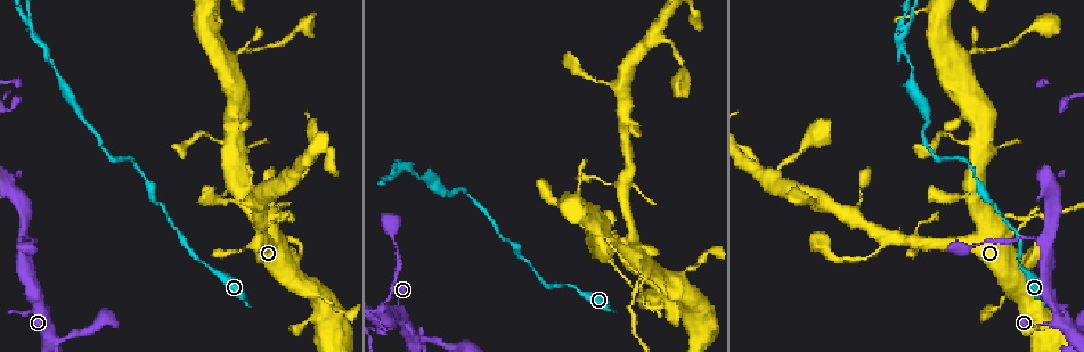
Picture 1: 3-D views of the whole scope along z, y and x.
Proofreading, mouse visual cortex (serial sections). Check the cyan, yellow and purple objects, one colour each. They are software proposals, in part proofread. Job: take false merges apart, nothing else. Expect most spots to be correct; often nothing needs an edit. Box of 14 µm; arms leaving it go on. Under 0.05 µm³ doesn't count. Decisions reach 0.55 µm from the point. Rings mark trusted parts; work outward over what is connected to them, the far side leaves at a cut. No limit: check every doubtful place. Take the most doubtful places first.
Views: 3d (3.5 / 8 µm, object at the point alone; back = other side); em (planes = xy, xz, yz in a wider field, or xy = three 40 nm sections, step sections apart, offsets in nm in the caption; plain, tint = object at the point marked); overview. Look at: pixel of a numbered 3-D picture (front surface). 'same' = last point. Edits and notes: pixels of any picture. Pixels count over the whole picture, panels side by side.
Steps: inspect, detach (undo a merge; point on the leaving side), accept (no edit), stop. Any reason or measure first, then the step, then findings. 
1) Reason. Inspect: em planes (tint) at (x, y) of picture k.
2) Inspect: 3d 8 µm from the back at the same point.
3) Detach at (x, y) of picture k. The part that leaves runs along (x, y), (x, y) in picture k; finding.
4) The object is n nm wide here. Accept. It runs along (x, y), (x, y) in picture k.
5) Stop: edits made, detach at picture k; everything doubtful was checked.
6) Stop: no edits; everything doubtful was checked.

Arms run side by side. Inspect: 3d 3.5 µm at (399, 169) of picture 1.

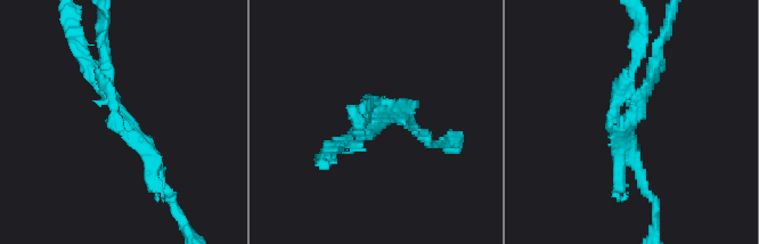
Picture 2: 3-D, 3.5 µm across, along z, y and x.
3 arms meet here; the arms are 150, 200, 200 nm wide; now the EM. Inspect: em xy step 5 (tint) at (122, 111) of picture 2.

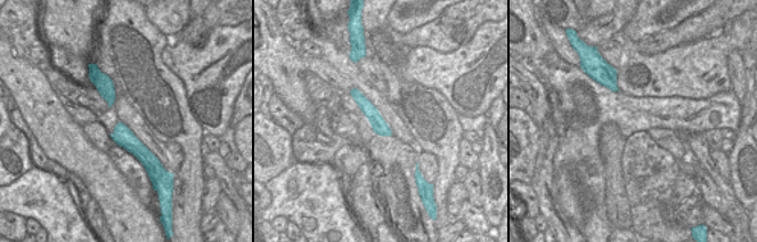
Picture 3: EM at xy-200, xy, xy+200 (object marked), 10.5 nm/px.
Accept. It runs along (355, 91), (375, 120), (388, 132) in picture 3; all the same cell.

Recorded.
Thin arm on a thick one. Inspect: 3d 8 µm at (24, 254) of picture 1.

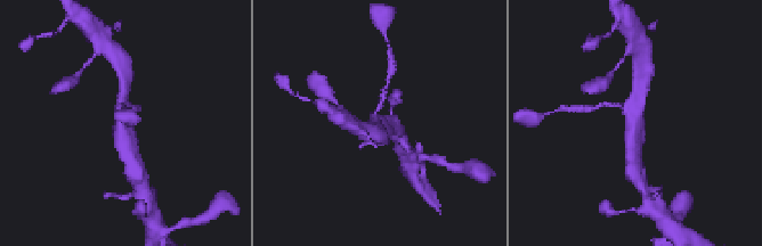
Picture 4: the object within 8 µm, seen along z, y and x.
Inspect: 3d 3.5 µm from the back at (631, 122) of picture 4.

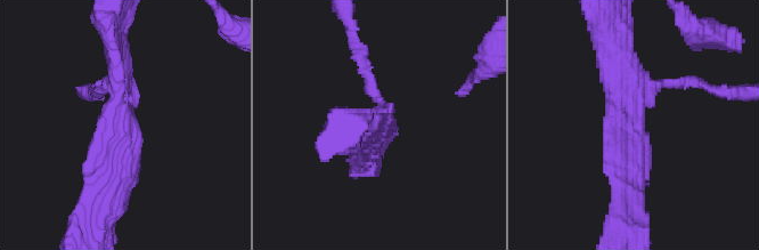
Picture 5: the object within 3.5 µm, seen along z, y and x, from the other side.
3 arms meet here; the arms are 150, 250, 400 nm wide. Inspect: em xy step 1 (tint) at (629, 120) of picture 5.

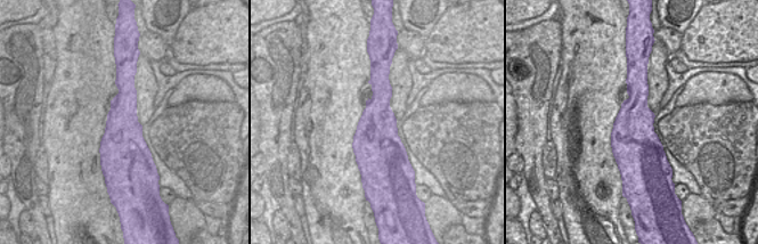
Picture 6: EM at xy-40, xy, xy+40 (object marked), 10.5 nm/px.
Accept. It runs along (629, 193), (618, 49) in picture 5; all the same cell.

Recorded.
Abrupt turn. Inspect: 3d 3.5 µm at (1008, 215) of picture 1.

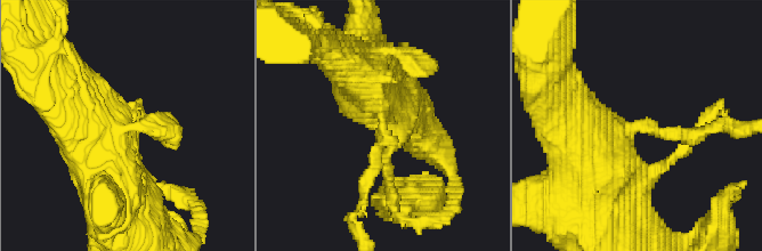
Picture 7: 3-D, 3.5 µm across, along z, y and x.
The arms are 200, 800 nm wide; now the EM. Inspect: em xy step 2 (tint) at (639, 128) of picture 7.

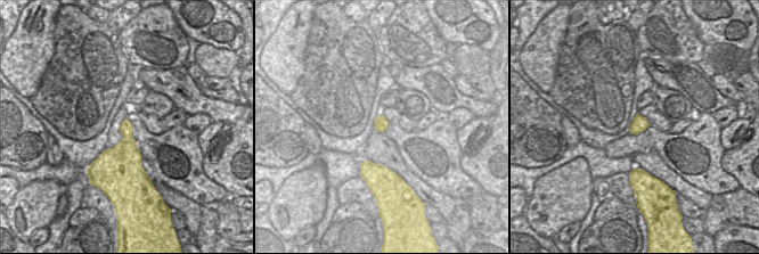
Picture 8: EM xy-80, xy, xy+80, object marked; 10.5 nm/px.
Another direction. Inspect: em xy step 3 (tint) at the same point.

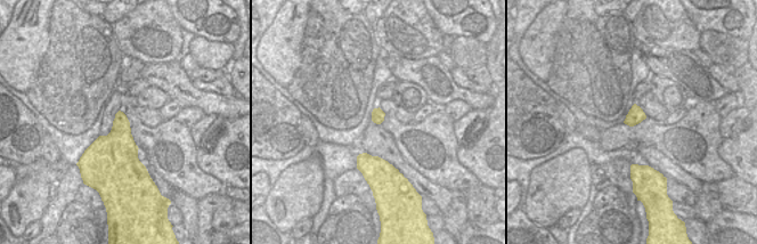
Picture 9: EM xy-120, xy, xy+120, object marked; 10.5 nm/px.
Accept. It runs along (594, 183), (626, 130), (705, 130) in picture 7; continuous, no second cell.

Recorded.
Stop: no edits; everything doubtful was checked.

